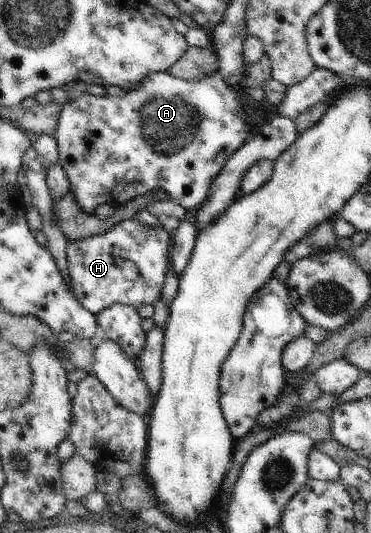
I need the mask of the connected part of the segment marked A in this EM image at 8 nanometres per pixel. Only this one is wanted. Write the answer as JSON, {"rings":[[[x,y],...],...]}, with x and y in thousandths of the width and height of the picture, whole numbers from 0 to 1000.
{"rings":[[[450,131],[437,135],[402,137],[367,165],[345,167],[337,178],[326,180],[253,180],[229,171],[218,182],[173,195],[167,214],[162,216],[146,255],[156,272],[154,306],[175,319],[183,328],[186,355],[205,373],[205,383],[240,403],[278,383],[302,386],[329,386],[367,370],[388,368],[412,358],[429,358],[456,366],[482,385],[491,385],[507,398],[526,398],[563,366],[569,345],[596,325],[617,296],[666,265],[677,253],[677,242],[668,220],[679,218],[679,205],[666,206],[652,191],[642,188],[642,173],[620,165],[582,133],[569,144],[539,148],[536,152],[504,152],[469,141]]]}

